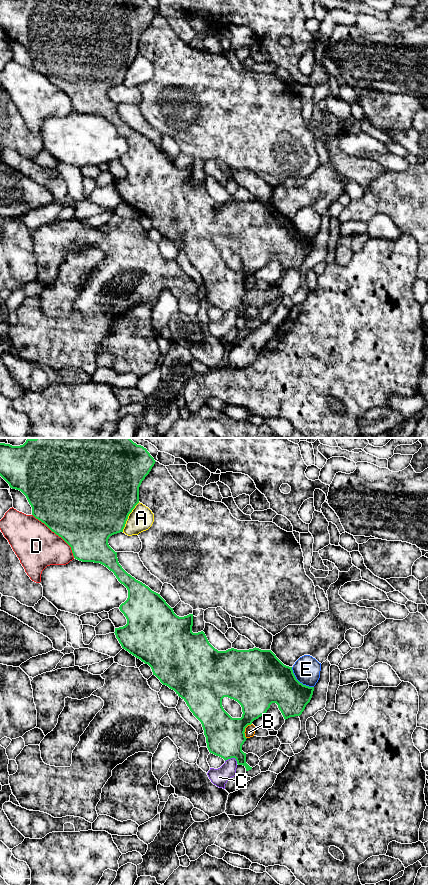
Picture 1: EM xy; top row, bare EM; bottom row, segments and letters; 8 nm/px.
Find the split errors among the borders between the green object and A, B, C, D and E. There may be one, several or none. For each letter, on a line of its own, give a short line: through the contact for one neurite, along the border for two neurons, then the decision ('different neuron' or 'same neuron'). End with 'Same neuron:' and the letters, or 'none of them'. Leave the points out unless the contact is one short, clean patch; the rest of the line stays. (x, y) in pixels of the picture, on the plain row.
A: different neuron
B: different neuron
C: xy (225, 313), (234, 310), (237, 315) | different neuron
D: different neuron
E: xy (291, 219), (294, 228), (300, 234), (313, 239) | different neuron
Same neuron: none of them

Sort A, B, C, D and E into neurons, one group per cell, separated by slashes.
A / B / C / D / E

